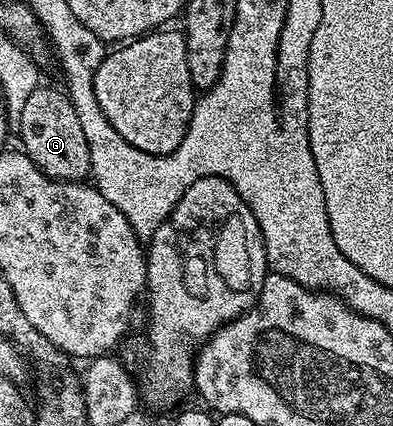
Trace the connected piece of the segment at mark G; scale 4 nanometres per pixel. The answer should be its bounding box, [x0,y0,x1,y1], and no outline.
[19,87,91,182]

